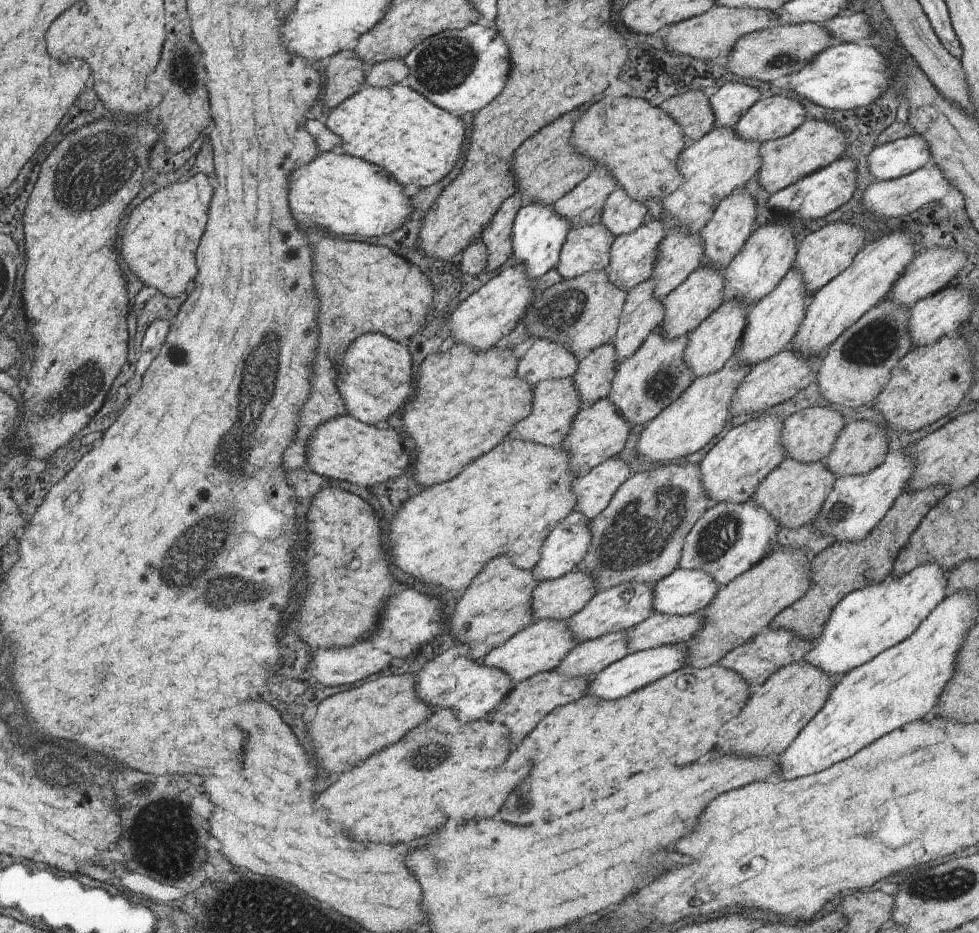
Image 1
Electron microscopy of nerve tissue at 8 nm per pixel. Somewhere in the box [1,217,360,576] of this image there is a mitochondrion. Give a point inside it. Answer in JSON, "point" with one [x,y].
{"point":[86,383]}

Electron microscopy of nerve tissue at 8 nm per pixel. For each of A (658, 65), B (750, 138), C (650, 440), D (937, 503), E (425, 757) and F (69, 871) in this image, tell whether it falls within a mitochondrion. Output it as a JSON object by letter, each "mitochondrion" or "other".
{"A":"other","B":"other","C":"other","D":"other","E":"mitochondrion","F":"other"}

